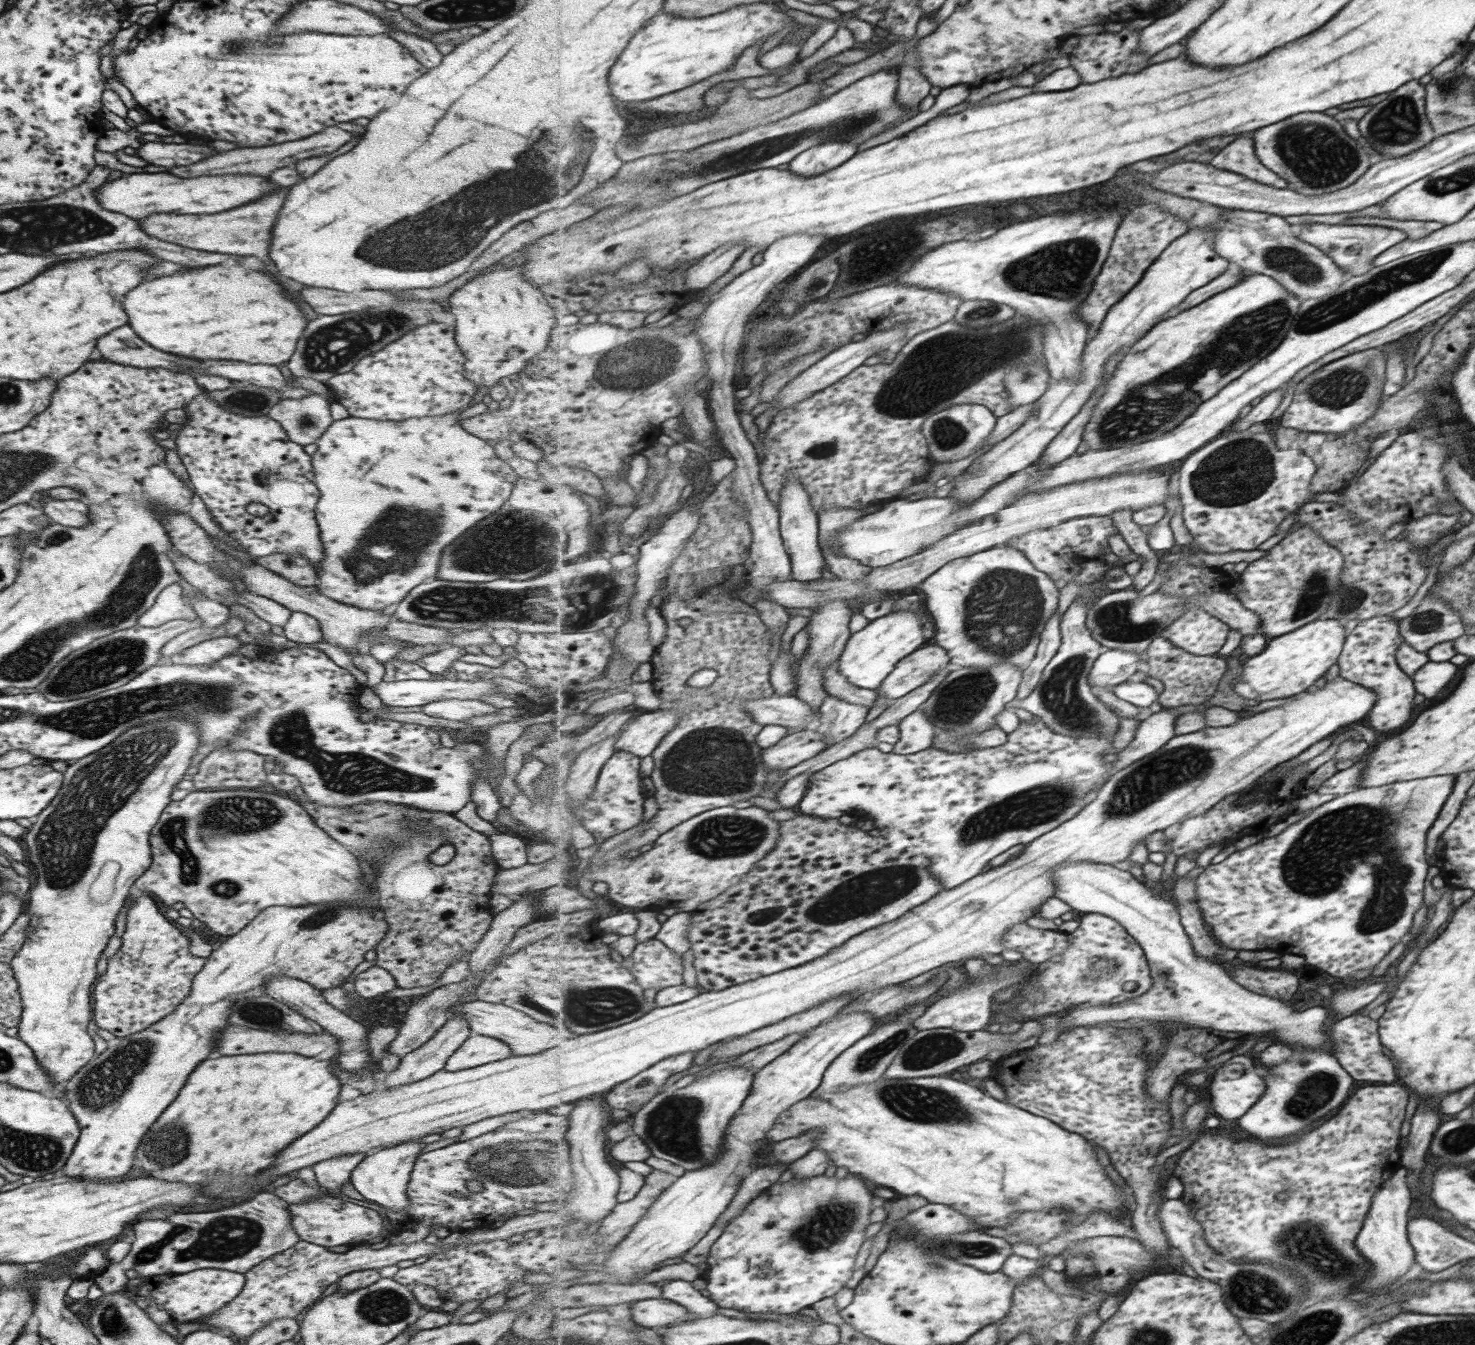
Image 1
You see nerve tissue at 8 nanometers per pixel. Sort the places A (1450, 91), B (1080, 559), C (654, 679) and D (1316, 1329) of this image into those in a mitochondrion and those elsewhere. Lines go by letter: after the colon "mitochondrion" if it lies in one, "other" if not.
A: mitochondrion
B: other
C: other
D: mitochondrion

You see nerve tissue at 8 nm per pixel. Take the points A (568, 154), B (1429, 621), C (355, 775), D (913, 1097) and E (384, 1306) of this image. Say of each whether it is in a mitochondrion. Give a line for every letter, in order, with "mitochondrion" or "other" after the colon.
A: mitochondrion
B: mitochondrion
C: mitochondrion
D: mitochondrion
E: mitochondrion

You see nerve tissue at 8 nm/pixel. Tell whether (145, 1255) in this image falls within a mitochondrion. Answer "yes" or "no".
yes

